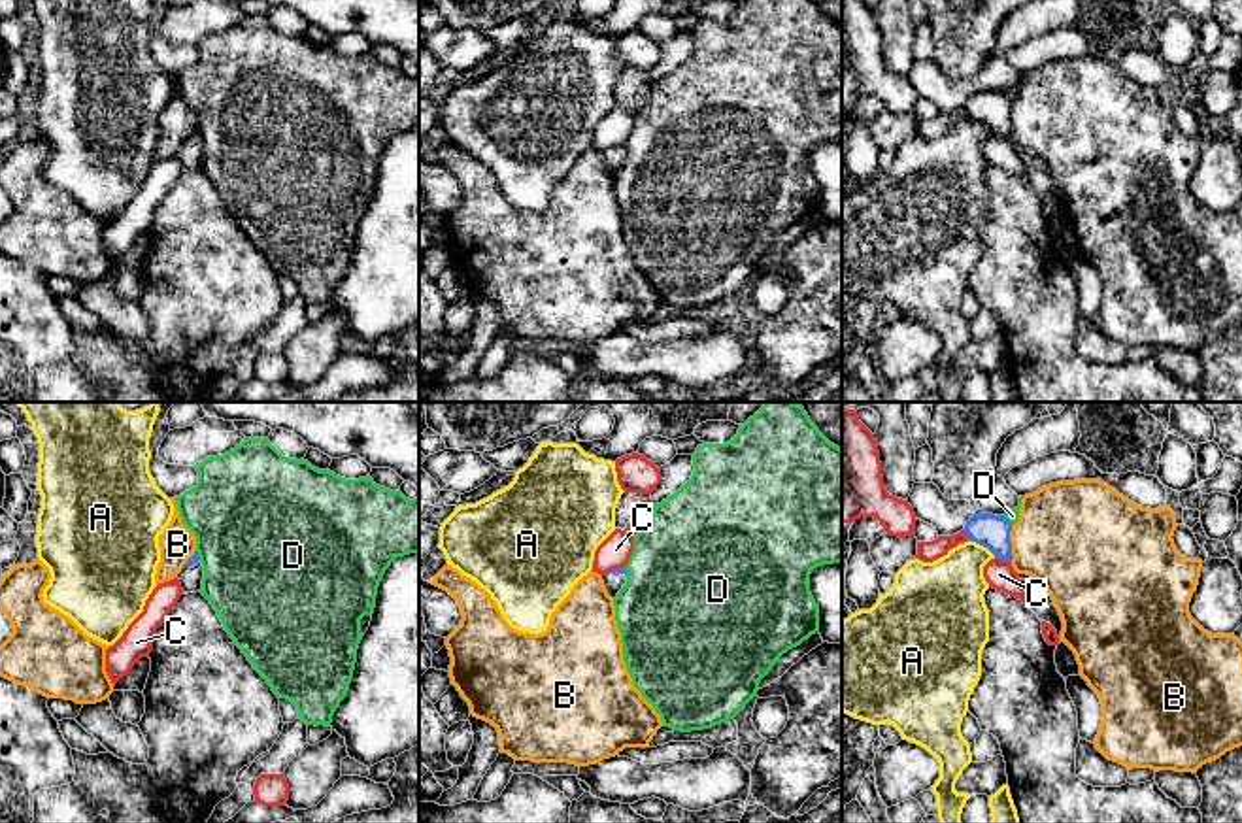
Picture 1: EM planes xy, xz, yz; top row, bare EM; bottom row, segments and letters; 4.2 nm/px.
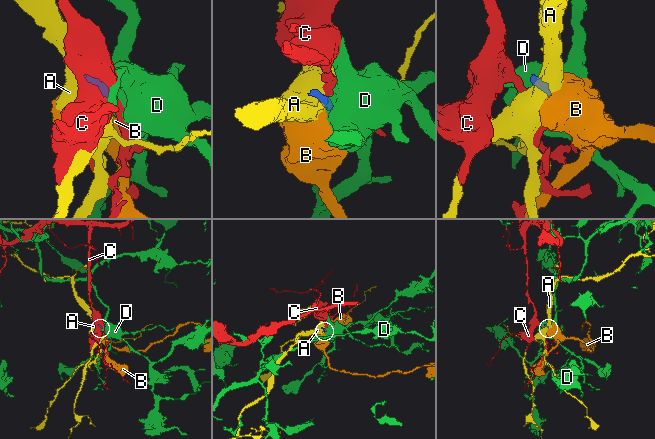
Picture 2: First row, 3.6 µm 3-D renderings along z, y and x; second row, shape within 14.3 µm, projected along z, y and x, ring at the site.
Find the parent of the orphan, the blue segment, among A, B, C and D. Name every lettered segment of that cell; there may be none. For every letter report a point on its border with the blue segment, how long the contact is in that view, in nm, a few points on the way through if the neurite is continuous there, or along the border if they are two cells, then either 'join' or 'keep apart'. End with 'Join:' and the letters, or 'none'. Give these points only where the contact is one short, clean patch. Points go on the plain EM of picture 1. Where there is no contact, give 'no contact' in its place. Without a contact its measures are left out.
A: meets blue in yz at (982, 121); contact 140 nm long; border along yz (969, 116), (986, 123), (995, 133); keep apart
B: meets blue in yz at (1010, 121); contact 170 nm long; border along yz (1012, 102), (1010, 140); keep apart
C: meets blue in yz at (1003, 136); contact 80 nm long; border along yz (995, 133), (1010, 142); keep apart
D: meets blue in yz at (1007, 97); contact 60 nm long; border along yz (1003, 93), (1012, 100); keep apart
Join: none

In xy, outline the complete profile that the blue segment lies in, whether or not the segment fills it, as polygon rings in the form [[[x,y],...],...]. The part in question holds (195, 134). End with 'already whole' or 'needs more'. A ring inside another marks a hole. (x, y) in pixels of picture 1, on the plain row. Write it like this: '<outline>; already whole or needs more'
[[[198,128],[183,142],[177,151],[183,170],[196,170],[202,166],[204,143],[200,140]]]; needs more

